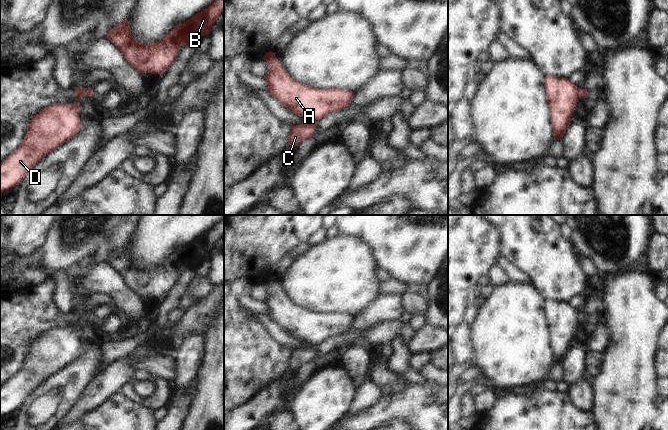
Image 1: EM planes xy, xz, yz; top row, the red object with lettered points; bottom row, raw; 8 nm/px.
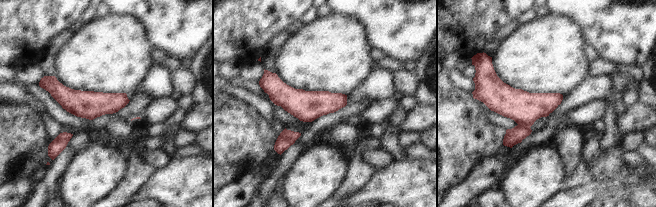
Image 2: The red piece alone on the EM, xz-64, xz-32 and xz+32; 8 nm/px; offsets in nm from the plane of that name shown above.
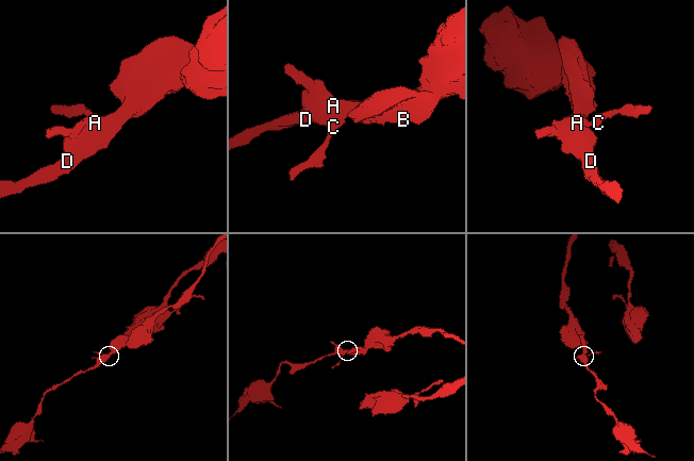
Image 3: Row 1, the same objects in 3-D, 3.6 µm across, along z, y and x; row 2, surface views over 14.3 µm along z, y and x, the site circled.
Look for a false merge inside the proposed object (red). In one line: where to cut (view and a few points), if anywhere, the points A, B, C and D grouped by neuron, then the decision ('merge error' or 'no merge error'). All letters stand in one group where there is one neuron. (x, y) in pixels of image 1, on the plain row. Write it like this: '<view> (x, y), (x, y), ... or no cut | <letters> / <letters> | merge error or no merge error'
xz (308, 345), (315, 348) | A B D / C | merge error

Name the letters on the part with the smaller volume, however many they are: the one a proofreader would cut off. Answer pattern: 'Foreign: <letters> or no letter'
Foreign: C

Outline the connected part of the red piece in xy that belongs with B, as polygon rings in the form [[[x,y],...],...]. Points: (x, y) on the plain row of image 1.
[[[224,219],[207,233],[191,243],[175,250],[159,266],[139,267],[130,257],[128,243],[116,248],[108,257],[107,263],[115,268],[129,288],[141,297],[165,298],[173,288],[176,277],[182,269],[194,268],[202,260],[209,258],[212,249],[224,235]]]

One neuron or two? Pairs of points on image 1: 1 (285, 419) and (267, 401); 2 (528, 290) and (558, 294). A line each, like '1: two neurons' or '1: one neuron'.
1: two neurons
2: two neurons

